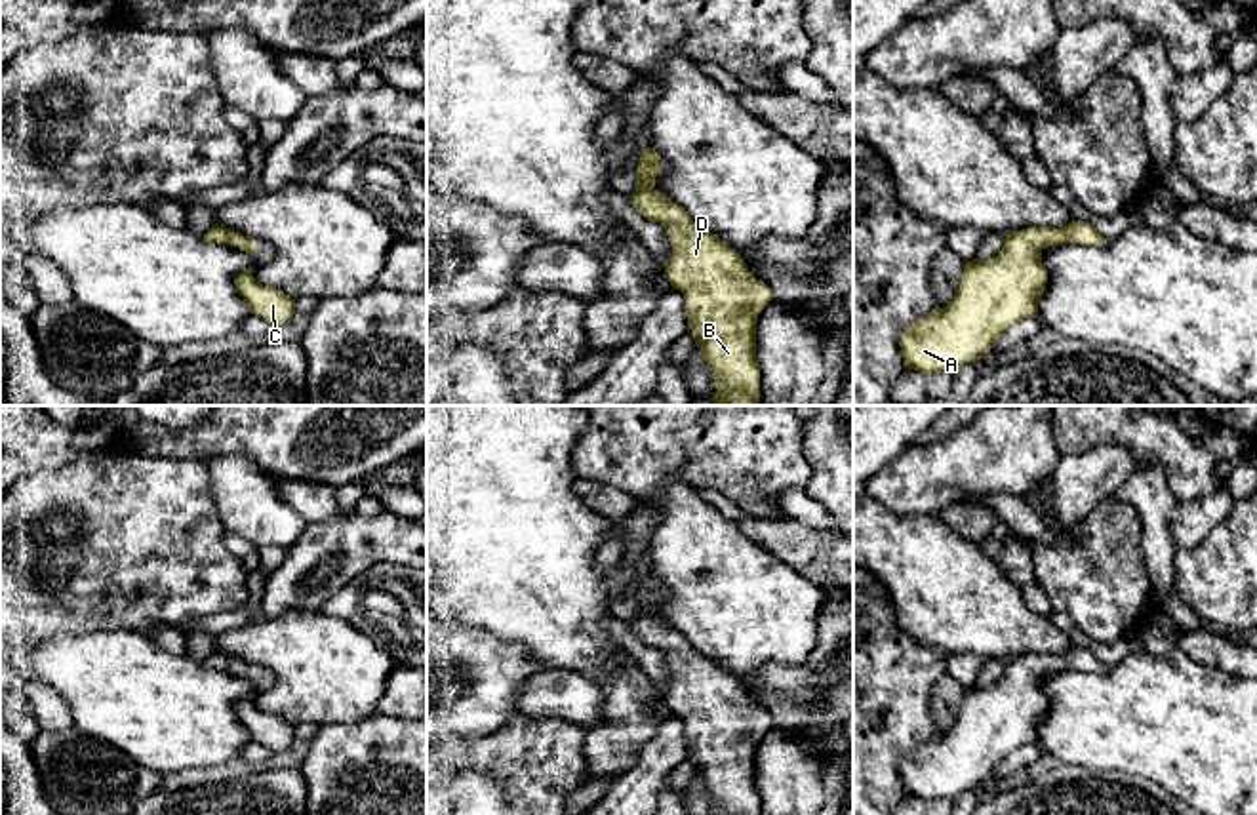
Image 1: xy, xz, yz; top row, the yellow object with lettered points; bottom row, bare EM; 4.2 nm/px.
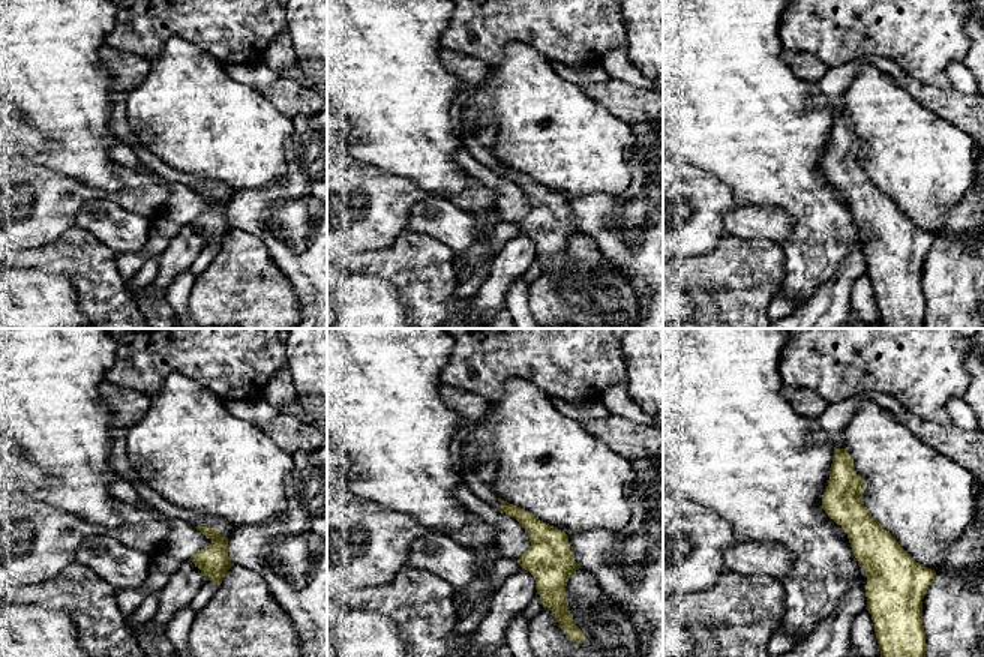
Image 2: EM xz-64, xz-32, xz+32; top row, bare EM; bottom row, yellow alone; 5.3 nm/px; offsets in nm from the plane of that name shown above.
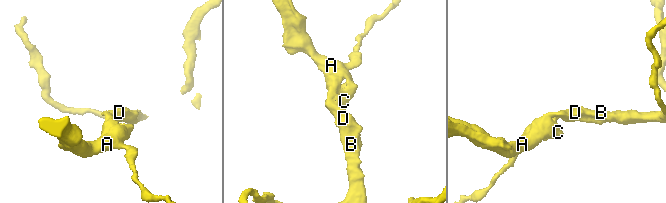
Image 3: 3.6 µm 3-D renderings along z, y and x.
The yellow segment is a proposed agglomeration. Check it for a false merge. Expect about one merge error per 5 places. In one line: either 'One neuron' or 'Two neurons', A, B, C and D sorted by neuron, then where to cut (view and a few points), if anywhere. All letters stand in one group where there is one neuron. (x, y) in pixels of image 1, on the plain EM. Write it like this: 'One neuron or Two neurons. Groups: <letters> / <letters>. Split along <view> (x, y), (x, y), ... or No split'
One neuron. Groups: A B C D. No split

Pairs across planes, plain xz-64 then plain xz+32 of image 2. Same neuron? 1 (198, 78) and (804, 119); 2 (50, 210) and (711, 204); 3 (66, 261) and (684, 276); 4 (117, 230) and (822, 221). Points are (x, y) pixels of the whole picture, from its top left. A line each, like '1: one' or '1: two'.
1: two
2: one
3: one
4: two

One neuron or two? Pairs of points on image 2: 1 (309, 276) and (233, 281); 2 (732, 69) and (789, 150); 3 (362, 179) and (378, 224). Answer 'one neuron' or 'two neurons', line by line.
1: two neurons
2: one neuron
3: one neuron

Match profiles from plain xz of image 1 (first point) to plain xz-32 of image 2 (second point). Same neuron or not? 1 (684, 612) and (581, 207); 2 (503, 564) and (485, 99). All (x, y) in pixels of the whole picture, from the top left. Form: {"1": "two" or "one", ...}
{"1": "two", "2": "two"}

